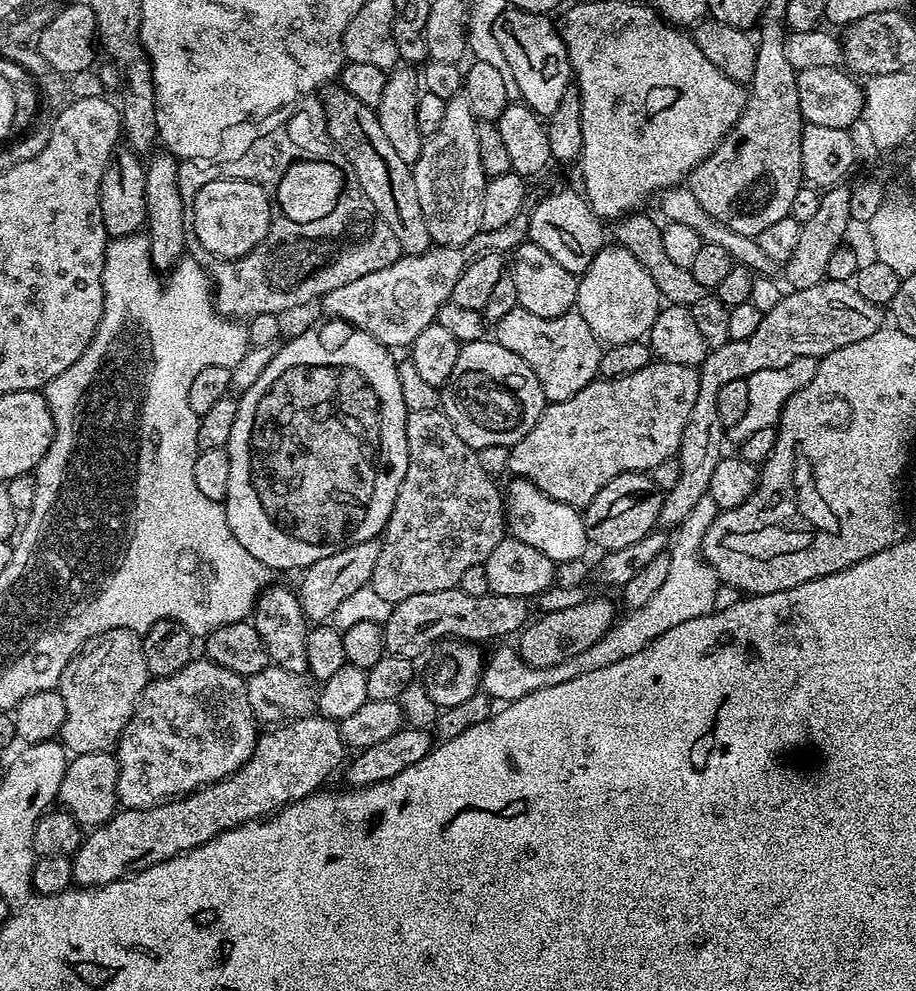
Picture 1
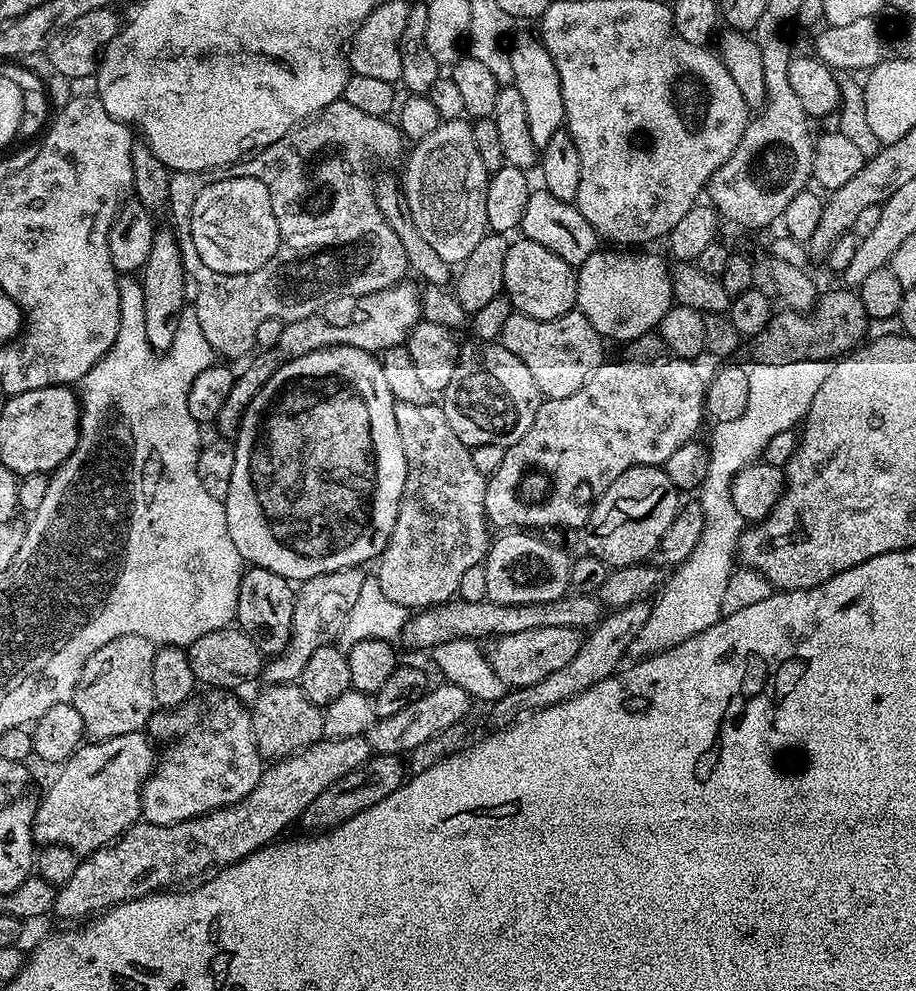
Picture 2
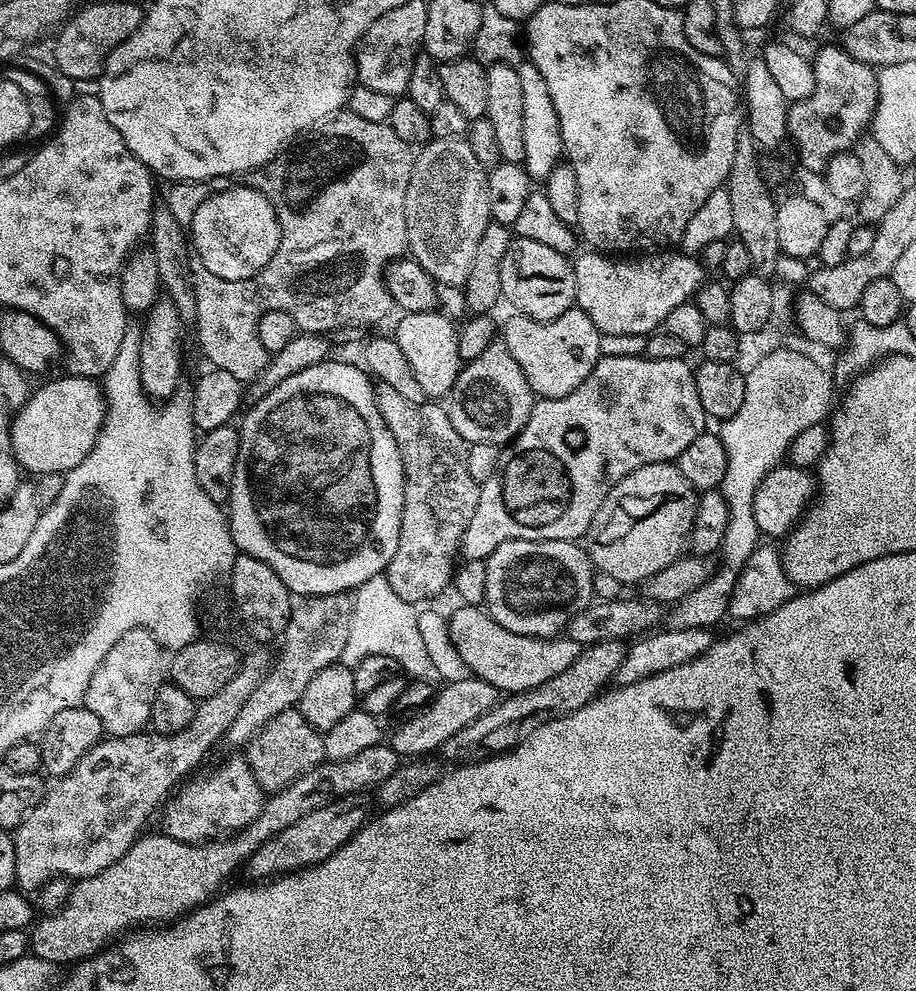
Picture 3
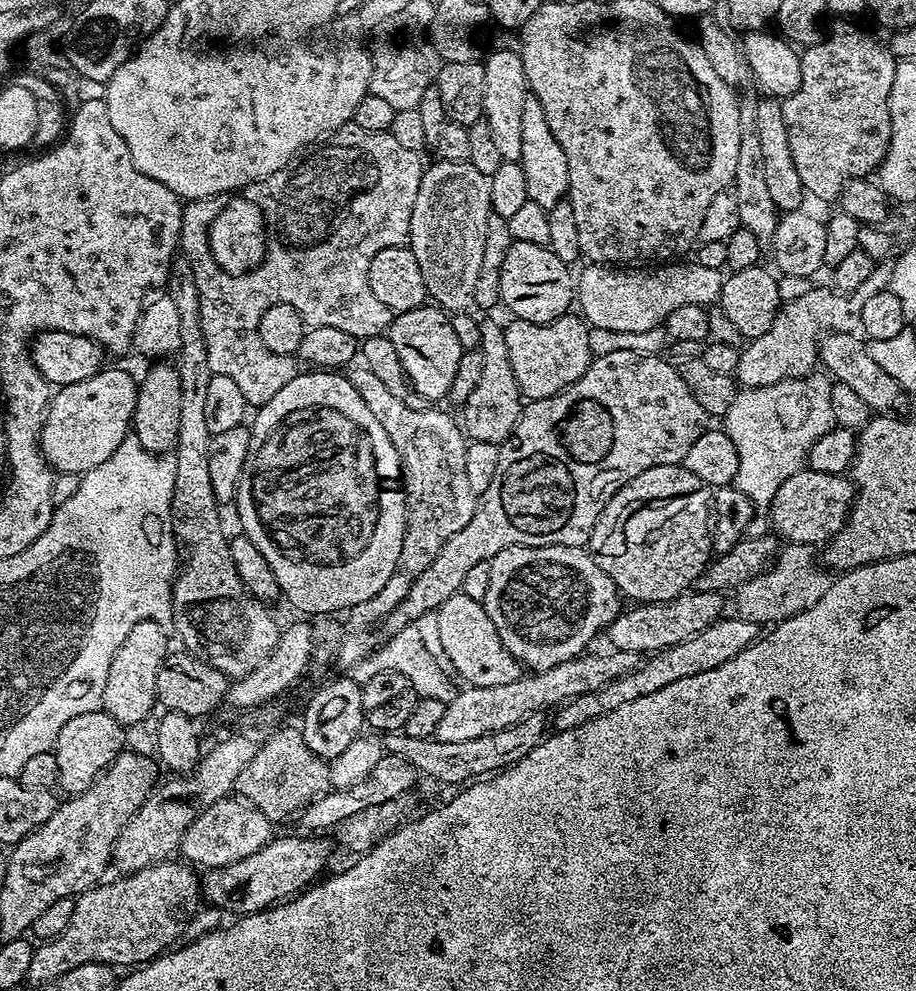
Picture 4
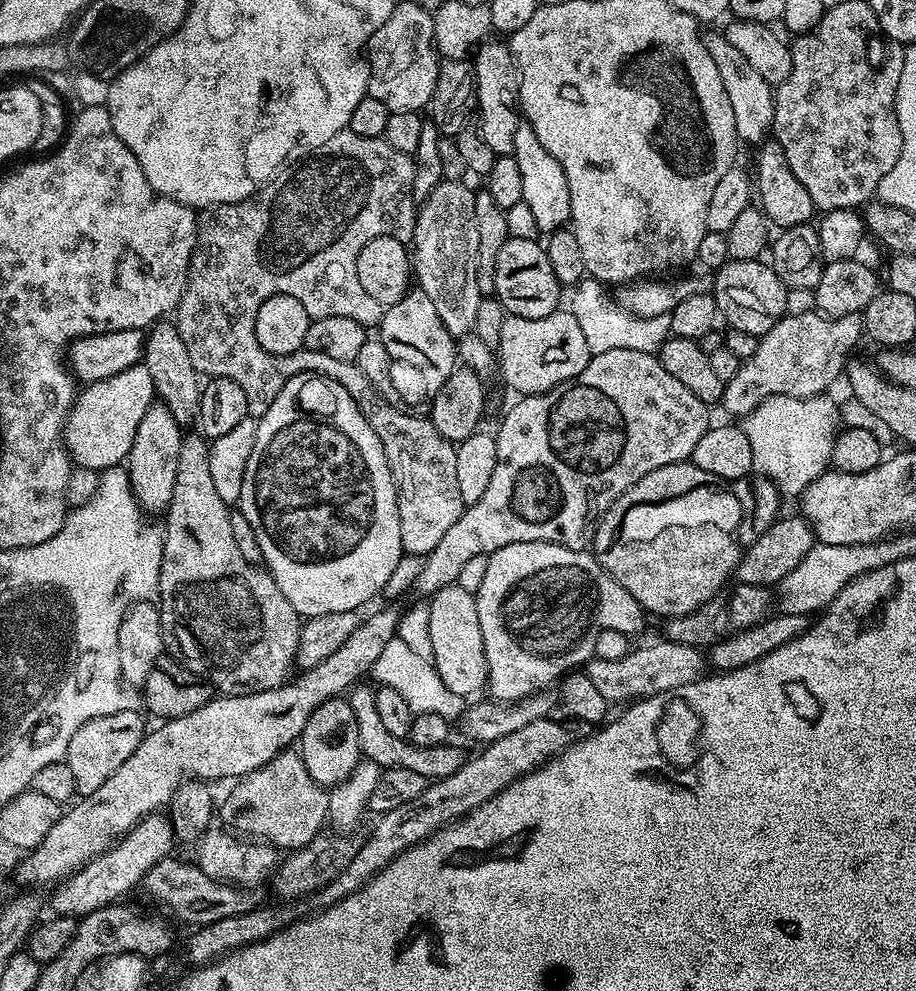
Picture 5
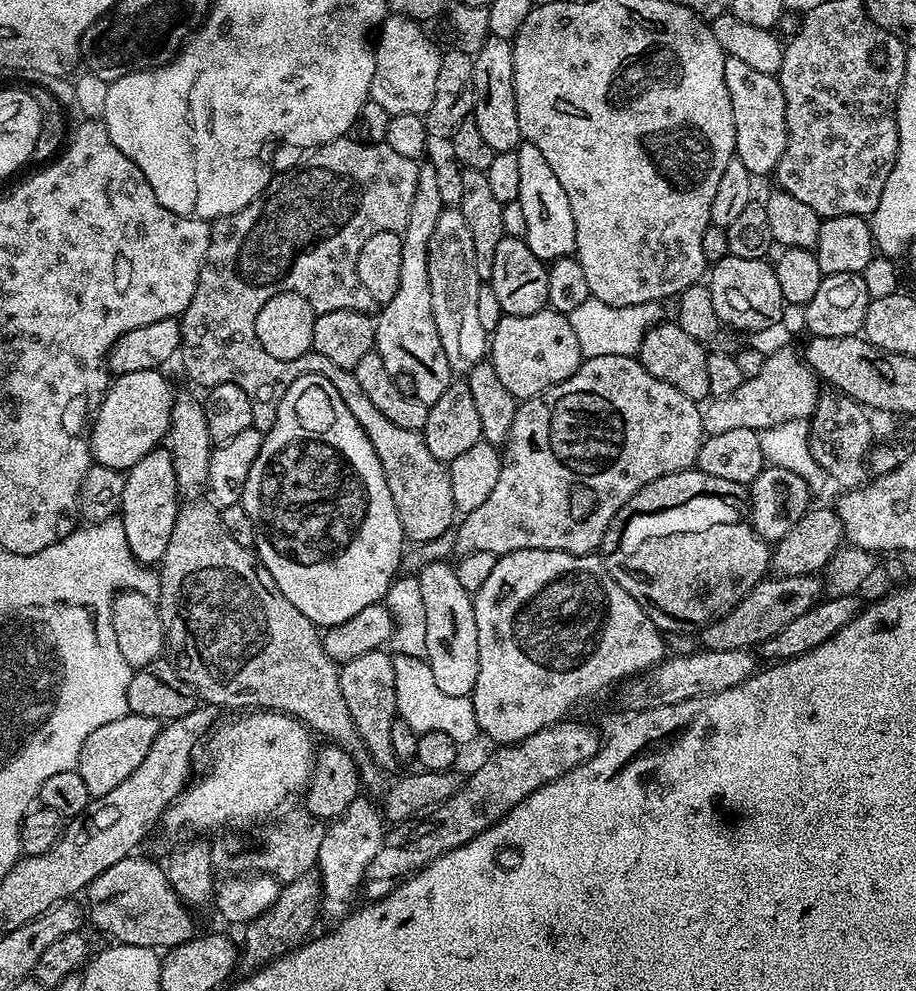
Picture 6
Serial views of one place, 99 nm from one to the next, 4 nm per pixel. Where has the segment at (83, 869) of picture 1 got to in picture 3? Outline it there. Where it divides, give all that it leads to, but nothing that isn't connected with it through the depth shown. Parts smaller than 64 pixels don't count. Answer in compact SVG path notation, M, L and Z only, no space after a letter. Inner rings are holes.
M381 742L348 760L325 762L301 773L292 784L265 799L254 822L230 836L187 844L163 834L141 835L118 862L106 866L106 870L98 874L75 881L68 901L57 912L35 921L30 932L31 955L57 966L71 966L105 951L106 946L129 930L141 926L164 926L187 916L213 899L225 887L224 880L231 878L232 871L239 864L240 867L247 865L248 859L274 833L290 826L290 822L298 822L302 814L333 798L360 794L363 788L371 789L386 782L401 763L402 757L393 750L391 743Z

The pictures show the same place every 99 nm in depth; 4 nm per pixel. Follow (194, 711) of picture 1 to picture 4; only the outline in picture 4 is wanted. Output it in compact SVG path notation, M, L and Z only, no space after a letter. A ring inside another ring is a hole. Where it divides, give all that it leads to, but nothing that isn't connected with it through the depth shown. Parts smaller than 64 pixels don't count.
M225 798L214 802L214 806L202 810L202 814L198 814L194 822L190 822L178 852L187 863L204 870L230 866L242 858L250 858L254 850L262 850L262 846L270 843L274 839L272 828L274 828L274 821L266 818L262 810L258 810L247 800Z

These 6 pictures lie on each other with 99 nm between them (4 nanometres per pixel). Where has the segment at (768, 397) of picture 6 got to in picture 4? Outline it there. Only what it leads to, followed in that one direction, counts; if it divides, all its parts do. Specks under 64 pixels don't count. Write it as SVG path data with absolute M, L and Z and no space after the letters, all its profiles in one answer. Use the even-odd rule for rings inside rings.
M880 262L860 286L852 291L837 290L835 287L820 288L814 286L802 298L785 303L774 318L774 326L766 334L753 336L743 345L735 379L744 388L761 388L782 380L792 380L796 376L806 376L817 367L820 354L819 339L829 330L846 332L860 328L862 306L879 292L889 287L892 276L892 264Z

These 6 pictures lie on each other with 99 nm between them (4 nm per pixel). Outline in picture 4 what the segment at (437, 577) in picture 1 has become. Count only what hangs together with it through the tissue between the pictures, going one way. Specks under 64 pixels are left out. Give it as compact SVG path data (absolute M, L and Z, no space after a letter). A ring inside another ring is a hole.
M367 383L356 384L358 394L362 394L362 402L370 406L374 418L382 422L400 456L406 509L400 568L415 578L430 566L430 562L434 562L434 558L438 558L438 550L442 550L447 540L474 518L478 494L470 490L470 482L466 479L468 444L457 417L455 420L450 413L439 412L436 406L410 410L410 406L398 402L398 398L390 394L388 387Z

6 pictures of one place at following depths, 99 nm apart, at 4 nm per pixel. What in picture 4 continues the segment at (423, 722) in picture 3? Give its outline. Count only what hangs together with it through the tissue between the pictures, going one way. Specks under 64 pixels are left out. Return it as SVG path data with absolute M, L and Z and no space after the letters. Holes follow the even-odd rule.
M613 651L612 656L599 656L598 653L591 652L575 656L566 662L558 662L558 666L550 666L541 672L522 674L514 682L506 682L506 686L461 687L461 692L459 689L445 703L442 720L438 722L434 733L435 739L442 742L466 742L469 738L480 738L509 728L532 712L552 710L574 696L596 692L603 684L615 676L631 672L638 664L638 656L634 652Z

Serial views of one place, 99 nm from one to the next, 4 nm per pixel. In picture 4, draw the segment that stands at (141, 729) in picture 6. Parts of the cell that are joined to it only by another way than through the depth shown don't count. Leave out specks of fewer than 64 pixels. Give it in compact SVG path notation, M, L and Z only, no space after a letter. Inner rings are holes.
M103 710L70 718L70 722L66 722L62 730L58 730L54 749L60 771L59 787L64 787L68 794L75 794L90 787L100 774L115 762L116 757L125 751L124 732L125 725L119 724L109 712Z

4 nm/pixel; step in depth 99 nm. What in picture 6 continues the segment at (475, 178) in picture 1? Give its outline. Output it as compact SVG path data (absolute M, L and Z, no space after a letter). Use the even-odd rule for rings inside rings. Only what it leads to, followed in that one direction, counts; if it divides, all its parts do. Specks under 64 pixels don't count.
M448 206L442 214L438 214L438 222L434 226L434 235L431 236L428 247L428 269L434 326L438 326L438 338L442 338L442 350L446 350L446 362L452 367L453 373L466 374L489 355L490 344L478 319L478 290L482 282L476 269L474 238L470 238L470 226L466 226L466 218L462 218L459 207Z

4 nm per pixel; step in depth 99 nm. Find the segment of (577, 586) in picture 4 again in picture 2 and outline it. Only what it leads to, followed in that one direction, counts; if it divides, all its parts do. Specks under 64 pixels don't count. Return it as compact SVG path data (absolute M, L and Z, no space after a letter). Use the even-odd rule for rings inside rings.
M508 530L491 541L486 559L486 590L494 604L522 606L560 600L570 592L572 560L560 548L524 530Z

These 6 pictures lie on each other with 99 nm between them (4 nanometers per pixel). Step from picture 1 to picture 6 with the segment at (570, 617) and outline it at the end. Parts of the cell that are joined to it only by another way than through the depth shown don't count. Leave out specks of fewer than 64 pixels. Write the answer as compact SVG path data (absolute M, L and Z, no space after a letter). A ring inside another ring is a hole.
M436 560L425 564L416 576L418 586L422 586L422 606L426 606L426 654L430 670L434 670L434 682L446 694L471 697L474 682L478 682L478 626L472 605L473 593L462 590L451 563Z

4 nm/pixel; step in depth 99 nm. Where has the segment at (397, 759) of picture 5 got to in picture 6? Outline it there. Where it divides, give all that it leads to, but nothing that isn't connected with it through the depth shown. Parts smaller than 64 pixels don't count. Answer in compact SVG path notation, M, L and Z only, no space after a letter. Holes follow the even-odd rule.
M377 650L370 654L358 654L340 668L340 689L342 698L346 698L346 710L354 718L354 726L360 735L364 748L372 755L372 761L381 769L397 767L398 761L392 749L394 737L388 733L388 716L380 712L380 688L391 690L394 686L394 666L392 656L387 651Z

